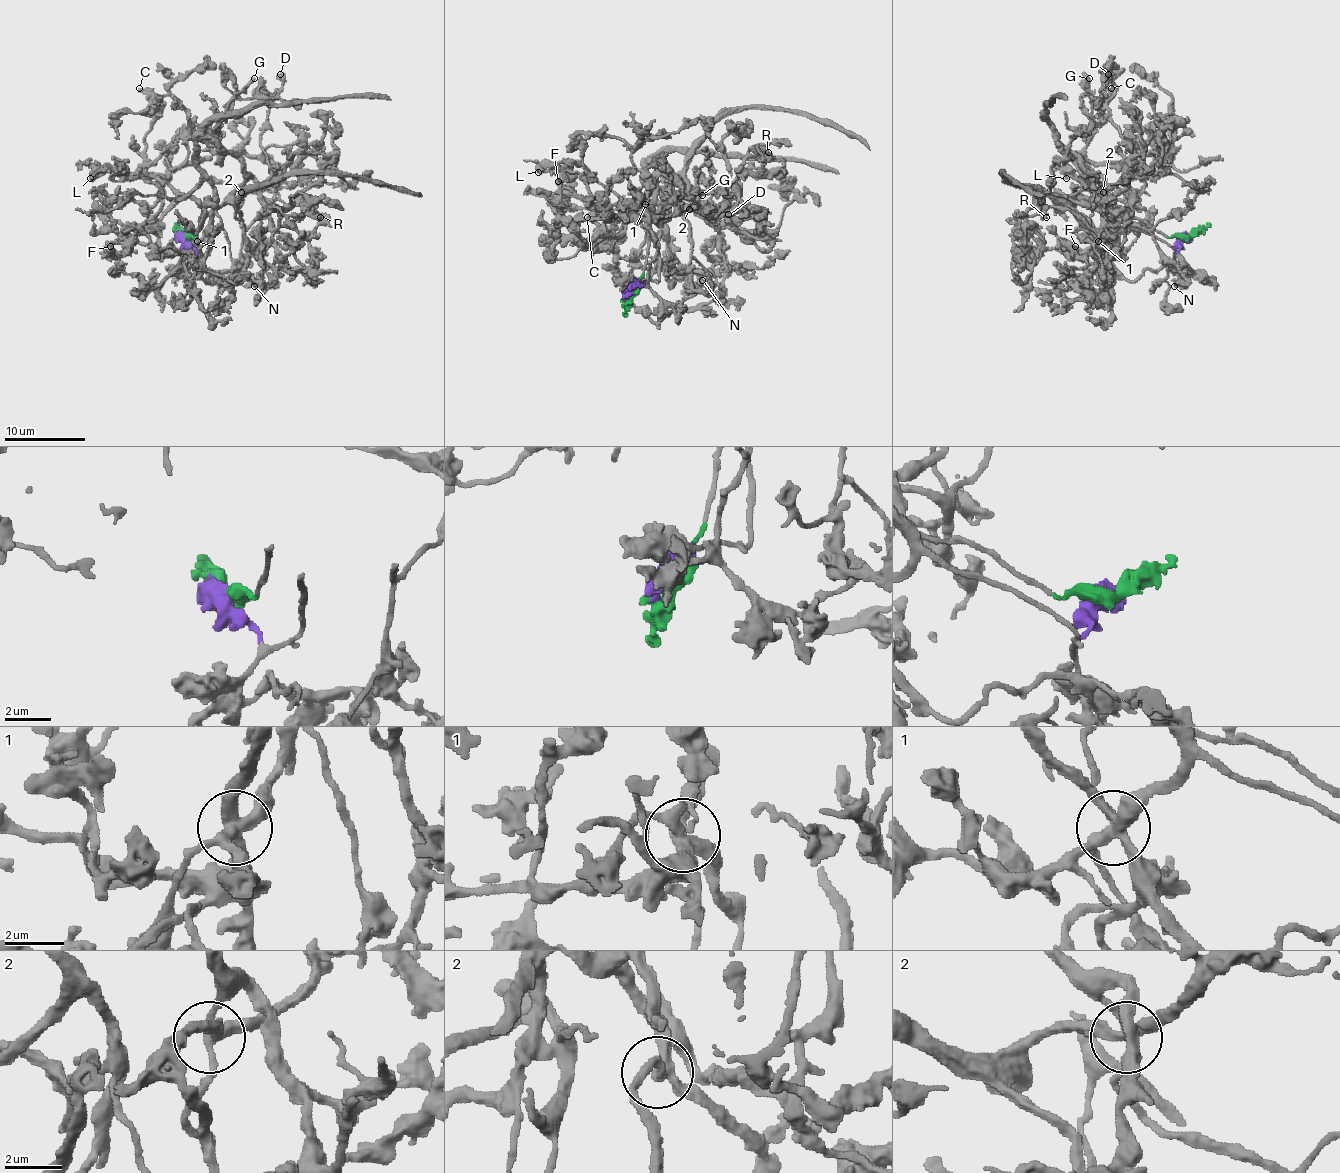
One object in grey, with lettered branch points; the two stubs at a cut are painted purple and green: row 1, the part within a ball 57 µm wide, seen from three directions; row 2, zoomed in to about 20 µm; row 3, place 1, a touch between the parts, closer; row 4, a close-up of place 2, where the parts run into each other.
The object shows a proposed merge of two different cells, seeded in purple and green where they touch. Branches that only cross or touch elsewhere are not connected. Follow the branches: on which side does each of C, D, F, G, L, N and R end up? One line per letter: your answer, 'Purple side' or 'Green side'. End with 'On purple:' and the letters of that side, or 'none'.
C: Purple side
D: Purple side
F: Green side
G: Purple side
L: Purple side
N: Purple side
R: Purple side
On purple: C, D, G, L, N, R

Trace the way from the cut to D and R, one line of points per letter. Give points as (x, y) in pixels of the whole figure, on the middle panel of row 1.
D: (629, 294), (659, 278), (663, 201), (645, 180), (647, 164), (663, 164), (665, 199), (728, 215)
R: (629, 294), (659, 278), (663, 201), (645, 166), (665, 164), (702, 209), (722, 215), (748, 152), (768, 152)

